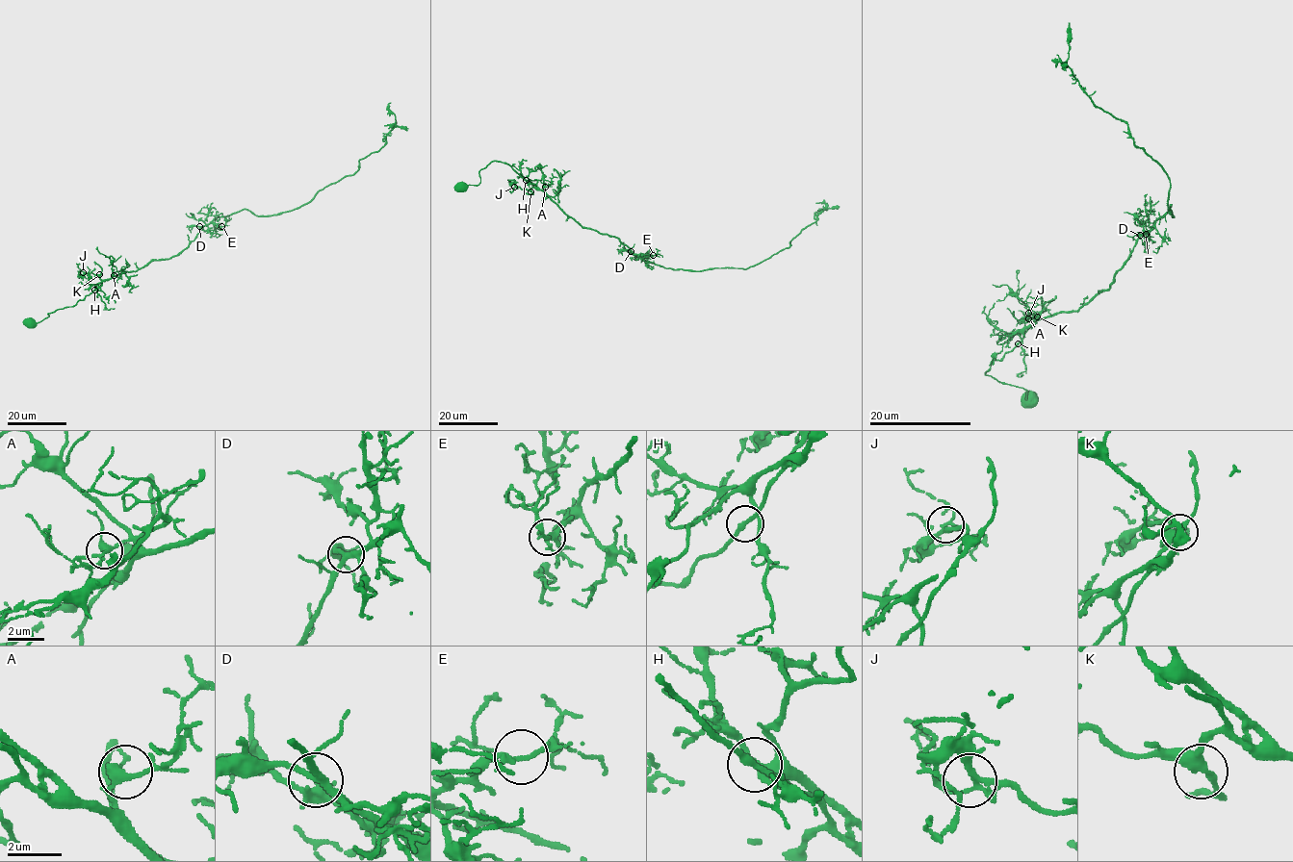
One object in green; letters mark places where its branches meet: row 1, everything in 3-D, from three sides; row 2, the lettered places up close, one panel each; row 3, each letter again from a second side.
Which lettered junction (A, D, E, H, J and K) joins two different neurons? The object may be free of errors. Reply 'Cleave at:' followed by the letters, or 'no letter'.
Cleave at: no letter

